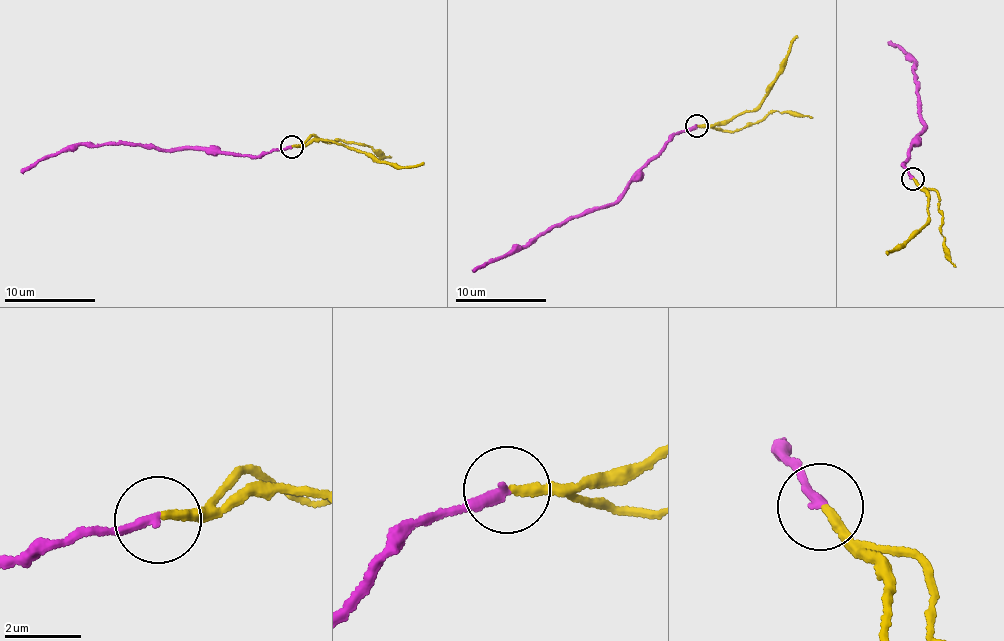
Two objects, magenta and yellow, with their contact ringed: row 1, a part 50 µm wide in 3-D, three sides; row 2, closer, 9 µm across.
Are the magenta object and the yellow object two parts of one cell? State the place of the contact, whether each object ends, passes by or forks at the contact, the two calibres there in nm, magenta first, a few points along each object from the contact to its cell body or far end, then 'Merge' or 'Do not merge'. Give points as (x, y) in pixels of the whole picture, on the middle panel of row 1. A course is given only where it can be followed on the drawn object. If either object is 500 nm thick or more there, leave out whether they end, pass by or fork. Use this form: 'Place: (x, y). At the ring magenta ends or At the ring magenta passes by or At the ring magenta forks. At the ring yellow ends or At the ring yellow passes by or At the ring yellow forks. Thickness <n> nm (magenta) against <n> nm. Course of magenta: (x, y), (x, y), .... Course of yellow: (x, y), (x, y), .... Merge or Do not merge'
Place: (697, 126). At the ring magenta ends. At the ring yellow ends. Thickness 260 nm (magenta) against 240 nm. Course of magenta: (698, 125), (669, 135), (659, 153), (647, 162), (614, 202), (554, 224), (525, 245), (489, 259), (471, 271). Course of yellow: (698, 125), (729, 119), (756, 108), (796, 36). Do not merge

